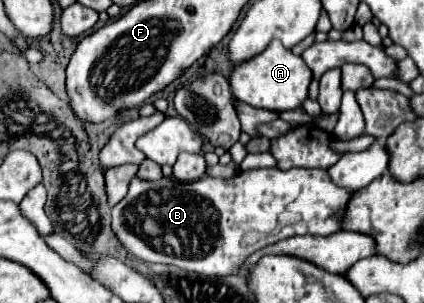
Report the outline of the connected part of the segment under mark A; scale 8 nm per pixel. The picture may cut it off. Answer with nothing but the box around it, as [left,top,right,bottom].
[229,41,313,111]

